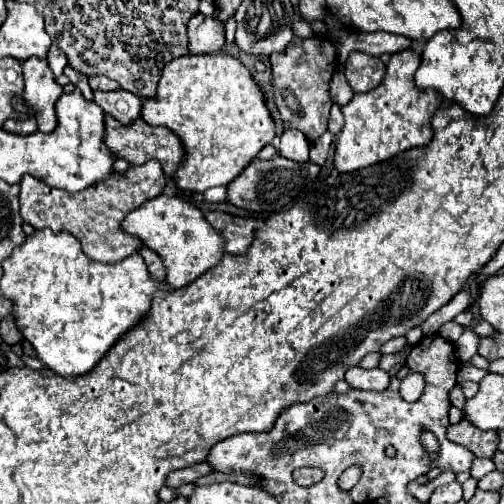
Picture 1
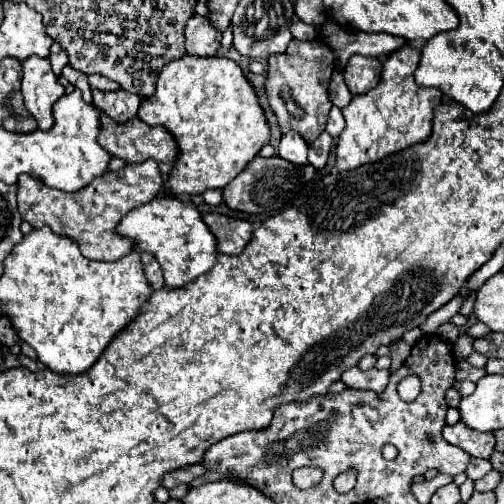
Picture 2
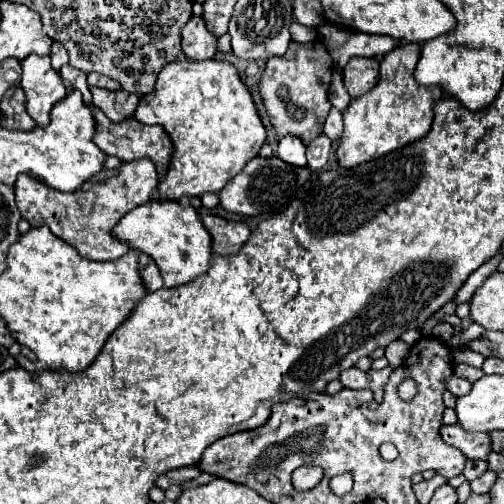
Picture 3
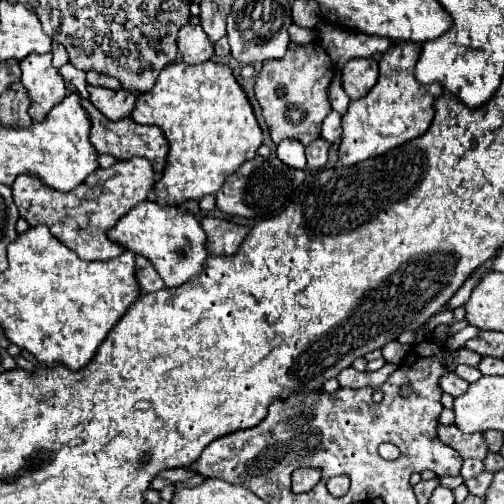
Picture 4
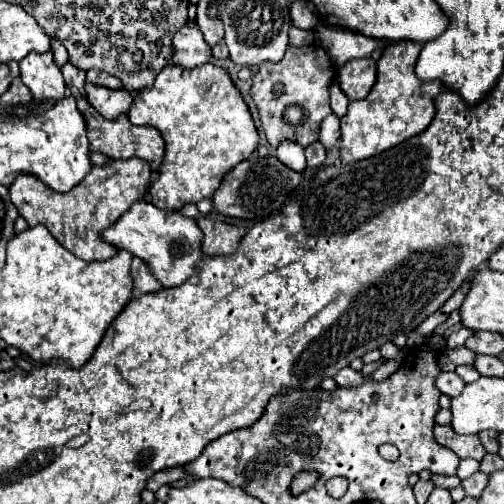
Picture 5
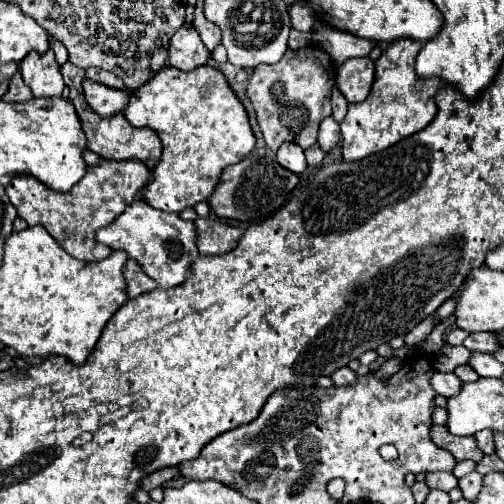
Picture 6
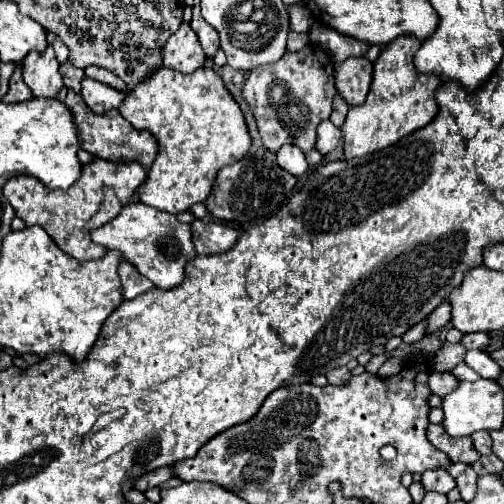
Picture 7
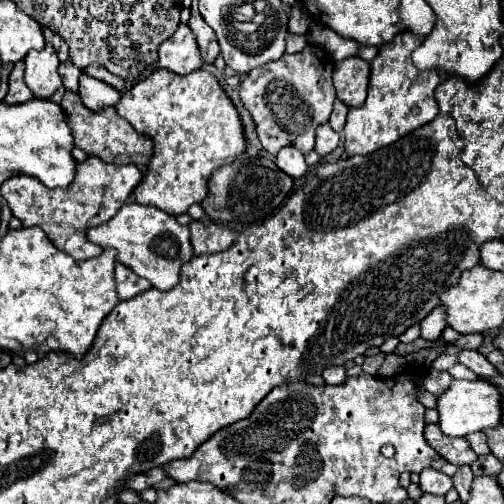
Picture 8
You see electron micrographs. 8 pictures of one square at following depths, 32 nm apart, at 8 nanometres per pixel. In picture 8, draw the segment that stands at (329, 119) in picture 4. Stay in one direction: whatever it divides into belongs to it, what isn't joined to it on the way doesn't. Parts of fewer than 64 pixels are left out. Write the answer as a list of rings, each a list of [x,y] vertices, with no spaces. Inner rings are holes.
[[[322,124],[318,130],[316,130],[316,146],[314,150],[320,154],[320,156],[326,156],[330,154],[340,142],[340,134],[334,132],[330,128],[330,124]]]

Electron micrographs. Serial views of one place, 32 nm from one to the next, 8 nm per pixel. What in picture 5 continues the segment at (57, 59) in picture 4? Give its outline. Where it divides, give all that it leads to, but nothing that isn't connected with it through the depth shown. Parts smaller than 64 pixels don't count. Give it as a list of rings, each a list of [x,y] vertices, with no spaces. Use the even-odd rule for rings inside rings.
[[[52,40],[52,52],[54,52],[54,62],[58,66],[64,66],[68,62],[68,52],[66,52],[66,48],[58,40]]]

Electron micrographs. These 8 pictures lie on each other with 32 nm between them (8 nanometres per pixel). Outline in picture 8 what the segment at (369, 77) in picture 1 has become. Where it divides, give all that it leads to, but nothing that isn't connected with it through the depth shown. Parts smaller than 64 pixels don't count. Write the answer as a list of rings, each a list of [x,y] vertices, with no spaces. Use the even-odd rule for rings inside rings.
[[[352,56],[336,64],[332,82],[338,100],[342,100],[348,108],[360,108],[366,100],[368,76],[370,76],[370,64],[358,56]]]

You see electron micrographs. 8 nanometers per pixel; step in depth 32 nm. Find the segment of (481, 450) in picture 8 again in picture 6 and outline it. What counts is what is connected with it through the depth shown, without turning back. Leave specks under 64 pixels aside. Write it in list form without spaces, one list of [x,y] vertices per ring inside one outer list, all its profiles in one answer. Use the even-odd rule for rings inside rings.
[[[480,430],[480,432],[476,432],[474,434],[474,438],[476,438],[476,444],[478,444],[478,448],[484,452],[484,454],[494,454],[494,440],[492,440],[492,432],[490,430]]]

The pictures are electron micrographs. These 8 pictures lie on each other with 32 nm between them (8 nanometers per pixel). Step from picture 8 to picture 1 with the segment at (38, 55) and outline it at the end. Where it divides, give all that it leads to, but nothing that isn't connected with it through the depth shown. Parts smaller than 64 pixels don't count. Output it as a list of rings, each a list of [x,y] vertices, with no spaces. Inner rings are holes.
[[[28,58],[22,64],[24,70],[24,100],[36,104],[34,118],[40,132],[52,132],[56,128],[54,102],[62,96],[62,86],[56,82],[50,66],[42,58]]]

